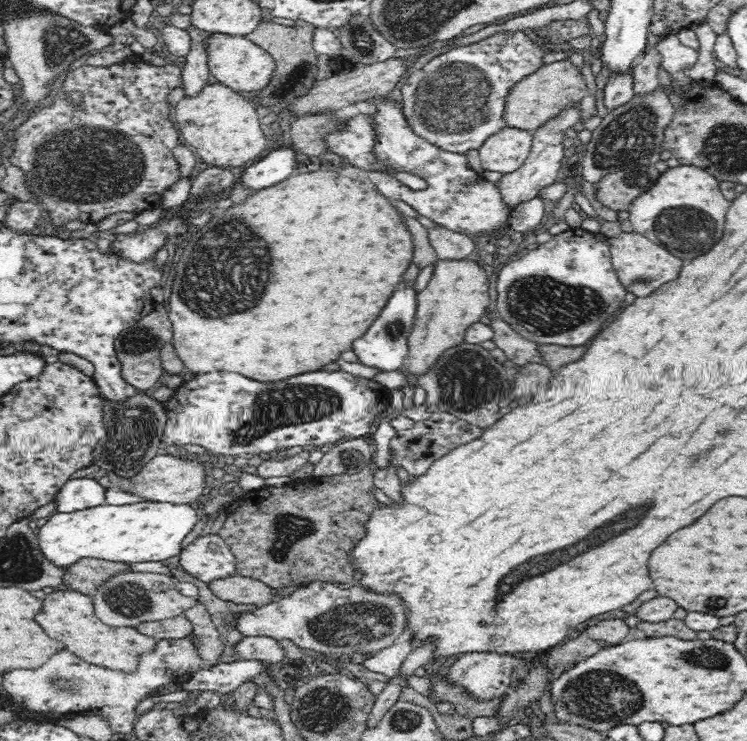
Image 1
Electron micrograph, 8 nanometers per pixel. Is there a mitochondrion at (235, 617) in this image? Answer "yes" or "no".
no

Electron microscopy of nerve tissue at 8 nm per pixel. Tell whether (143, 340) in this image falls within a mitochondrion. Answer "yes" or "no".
yes

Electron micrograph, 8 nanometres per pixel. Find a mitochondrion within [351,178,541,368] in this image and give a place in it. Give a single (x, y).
(394, 329)

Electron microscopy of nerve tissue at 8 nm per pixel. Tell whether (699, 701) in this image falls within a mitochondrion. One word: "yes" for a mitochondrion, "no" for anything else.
no

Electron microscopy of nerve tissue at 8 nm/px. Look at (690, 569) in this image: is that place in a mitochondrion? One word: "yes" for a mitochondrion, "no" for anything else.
no

